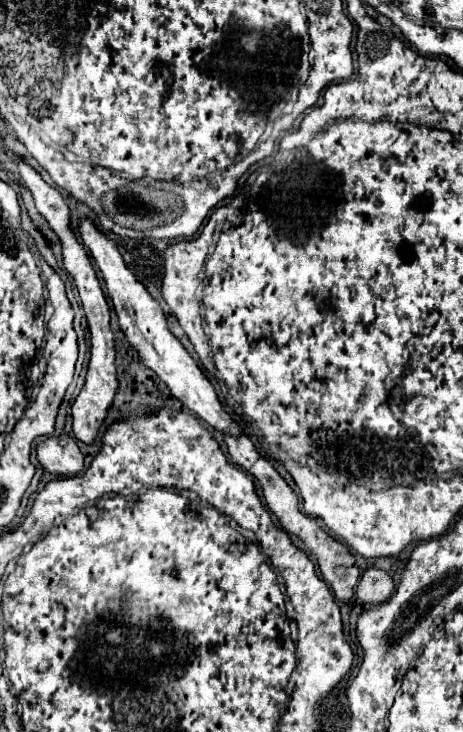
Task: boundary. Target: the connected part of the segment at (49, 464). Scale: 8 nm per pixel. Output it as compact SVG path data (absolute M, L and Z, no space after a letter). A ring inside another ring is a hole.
M68 434L40 442L36 446L36 458L46 472L56 476L74 476L84 466L84 456Z

